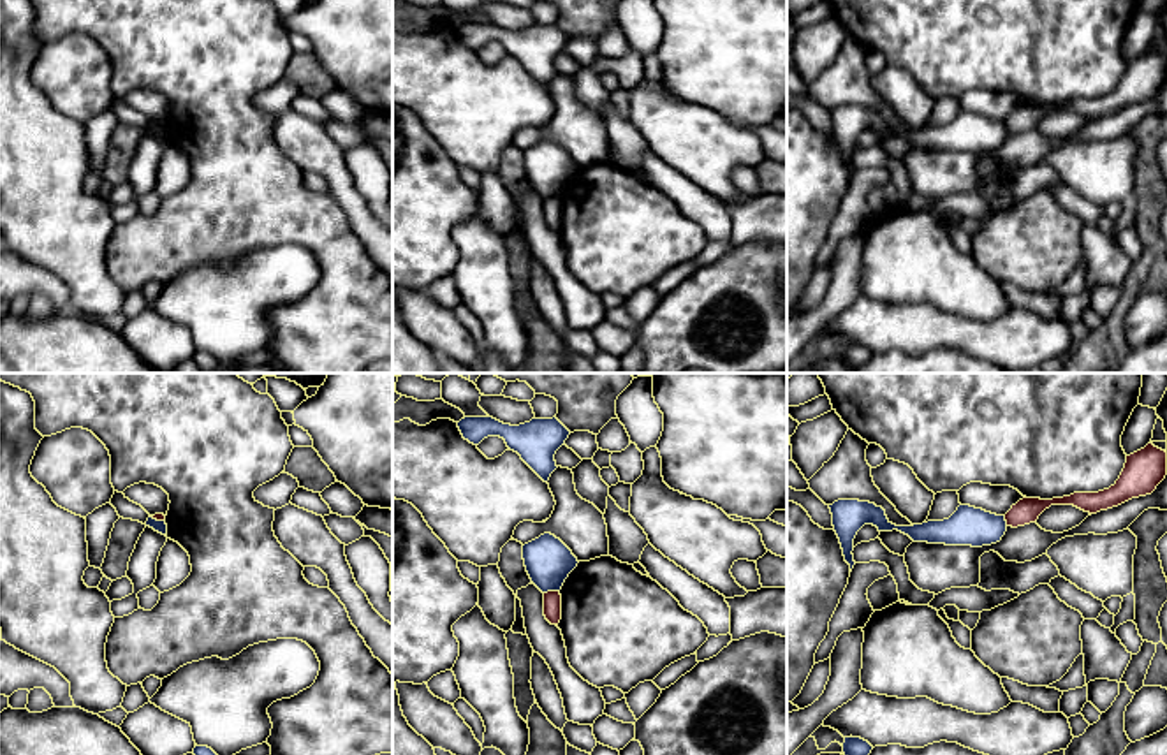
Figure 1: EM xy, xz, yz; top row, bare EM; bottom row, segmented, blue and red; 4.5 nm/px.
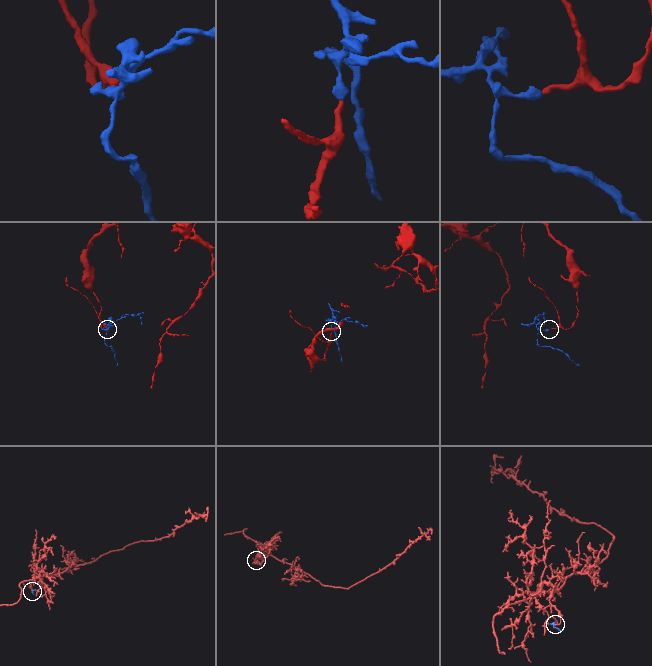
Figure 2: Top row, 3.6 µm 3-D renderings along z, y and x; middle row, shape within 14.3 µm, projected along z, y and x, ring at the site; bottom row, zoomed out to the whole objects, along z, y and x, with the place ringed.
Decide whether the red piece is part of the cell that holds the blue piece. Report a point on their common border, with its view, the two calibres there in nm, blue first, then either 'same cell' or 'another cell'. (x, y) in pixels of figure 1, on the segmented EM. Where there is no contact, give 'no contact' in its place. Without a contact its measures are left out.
contact xz (551, 590); calibres 220 and 80 nm; another cell

